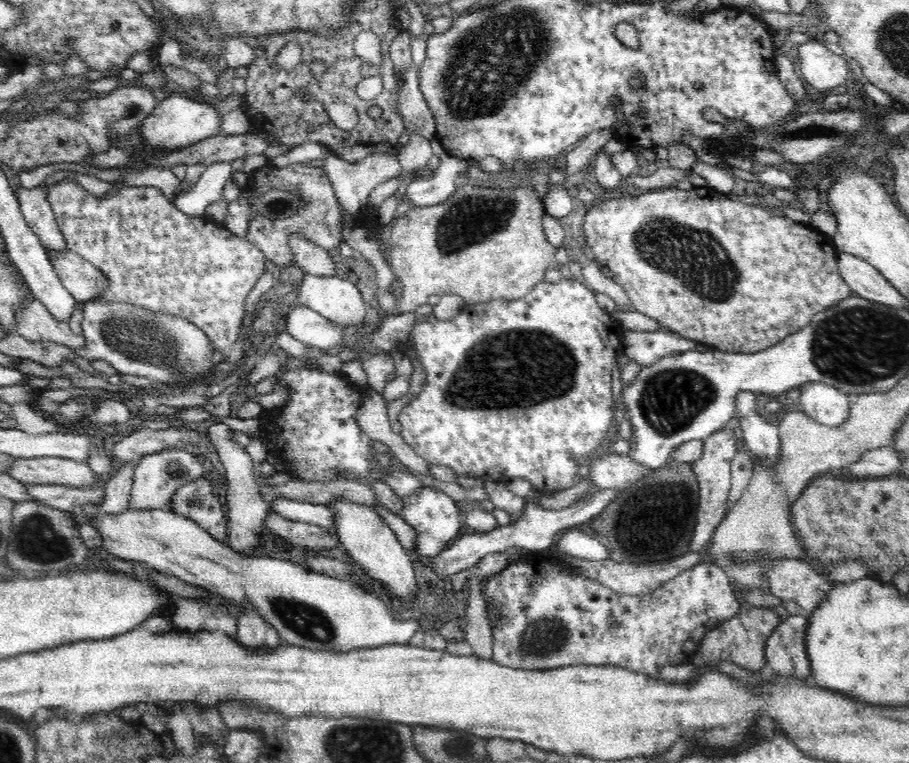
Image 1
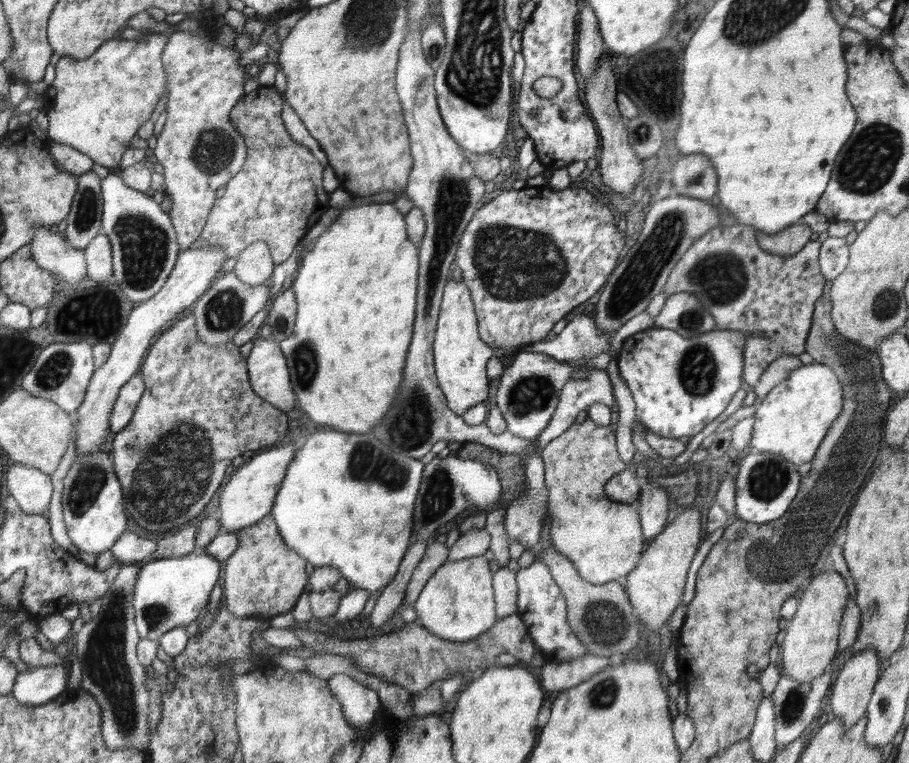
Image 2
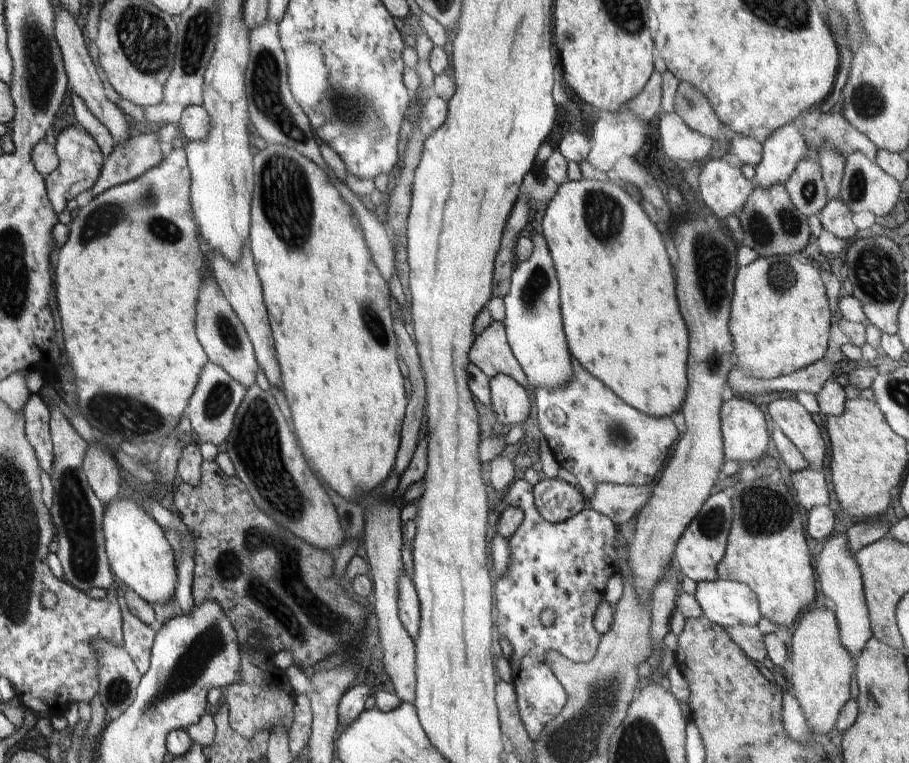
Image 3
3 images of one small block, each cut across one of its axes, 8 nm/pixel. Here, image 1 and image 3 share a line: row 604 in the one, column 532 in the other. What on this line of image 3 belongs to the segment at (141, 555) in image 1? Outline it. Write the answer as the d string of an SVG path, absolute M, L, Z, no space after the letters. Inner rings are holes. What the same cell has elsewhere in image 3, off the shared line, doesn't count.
M529 234L529 238L533 242L533 252L529 260L521 264L517 262L517 268L511 274L509 292L505 298L501 298L505 304L505 320L501 324L505 326L511 354L521 366L527 382L535 386L535 390L557 390L573 376L571 352L563 334L559 282L543 234Z

